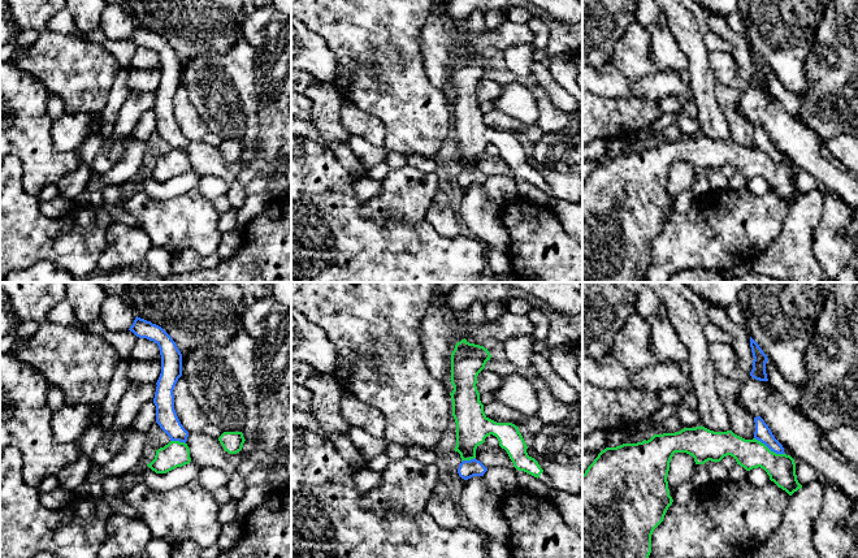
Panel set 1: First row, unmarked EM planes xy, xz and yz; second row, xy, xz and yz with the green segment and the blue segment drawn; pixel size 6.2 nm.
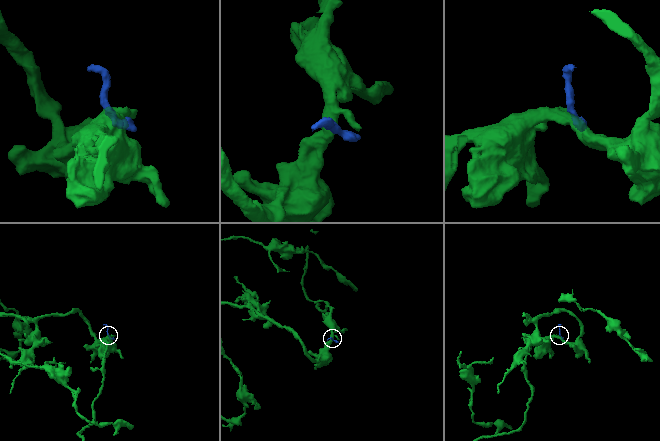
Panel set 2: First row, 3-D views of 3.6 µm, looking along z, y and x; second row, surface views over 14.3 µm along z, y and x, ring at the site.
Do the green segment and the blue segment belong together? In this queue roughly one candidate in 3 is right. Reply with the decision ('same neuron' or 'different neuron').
different neuron

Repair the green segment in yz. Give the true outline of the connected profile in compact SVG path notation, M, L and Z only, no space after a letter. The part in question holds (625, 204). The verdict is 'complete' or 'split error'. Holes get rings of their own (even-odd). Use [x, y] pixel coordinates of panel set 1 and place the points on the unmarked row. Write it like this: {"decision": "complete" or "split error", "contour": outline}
{"decision": "complete", "contour": "M701 134L606 156L582 183L582 282L645 282L651 243L673 211L667 185L675 161L692 164L696 173L720 170L731 164L746 179L763 177L770 189L789 204L802 196L790 164L776 163L760 150L745 148L732 139L714 140Z"}

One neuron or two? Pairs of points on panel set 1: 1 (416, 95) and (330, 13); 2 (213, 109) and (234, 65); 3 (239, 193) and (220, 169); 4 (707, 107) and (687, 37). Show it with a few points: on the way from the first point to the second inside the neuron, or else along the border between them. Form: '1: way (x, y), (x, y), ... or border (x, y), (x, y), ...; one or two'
1: way (394, 74), (367, 50), (367, 46), (352, 31); one
2: way (224, 99), (224, 85), (230, 76); one
3: border (235, 178), (229, 184); two
4: way (702, 90), (697, 53); one

